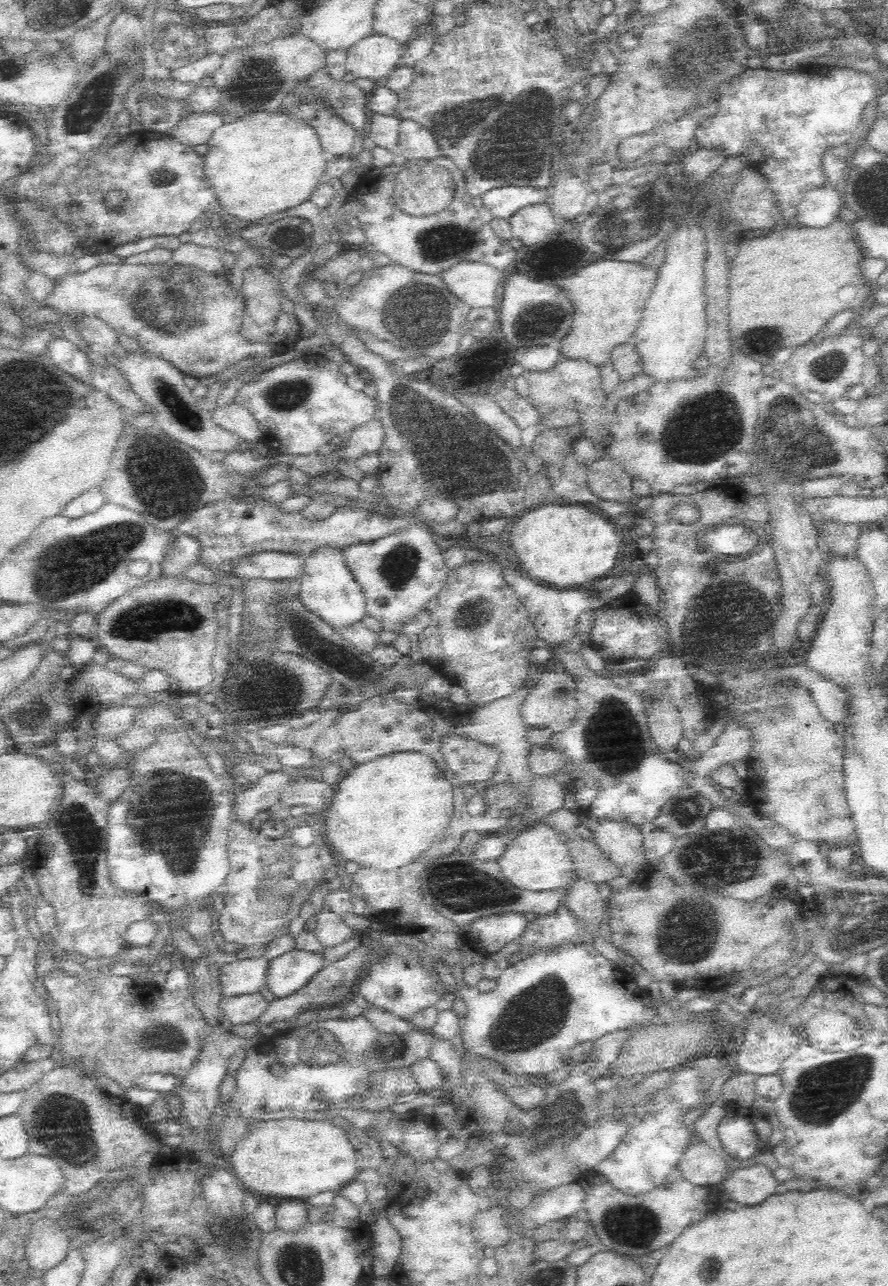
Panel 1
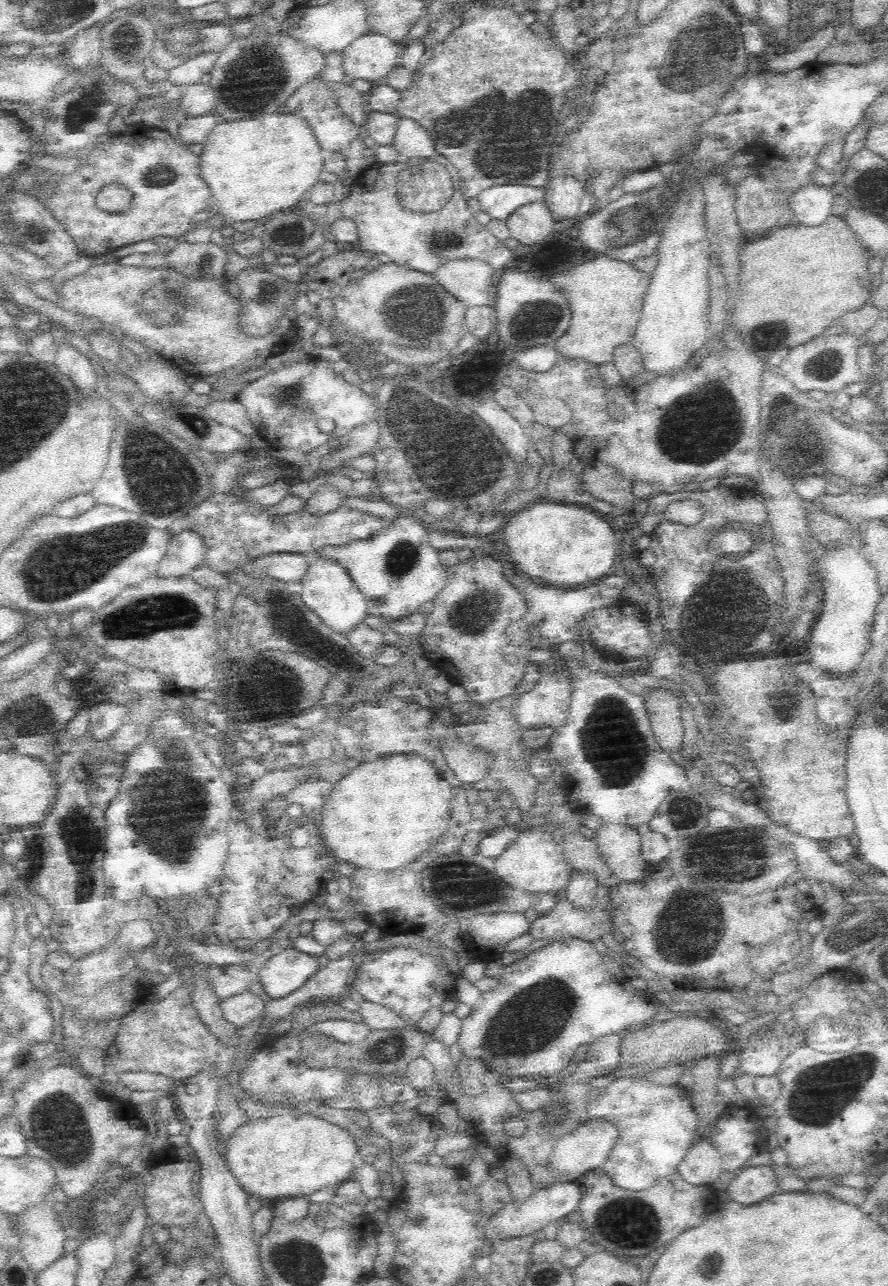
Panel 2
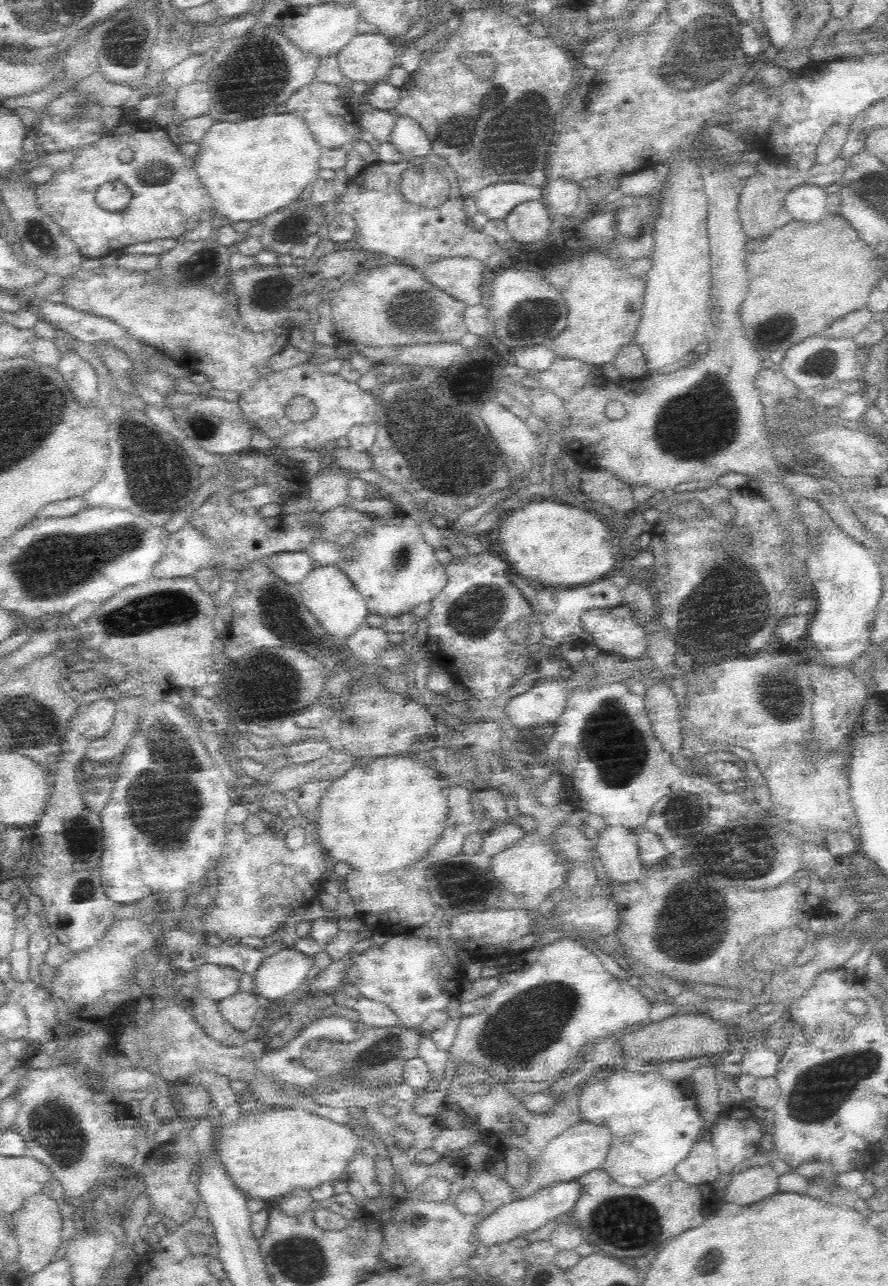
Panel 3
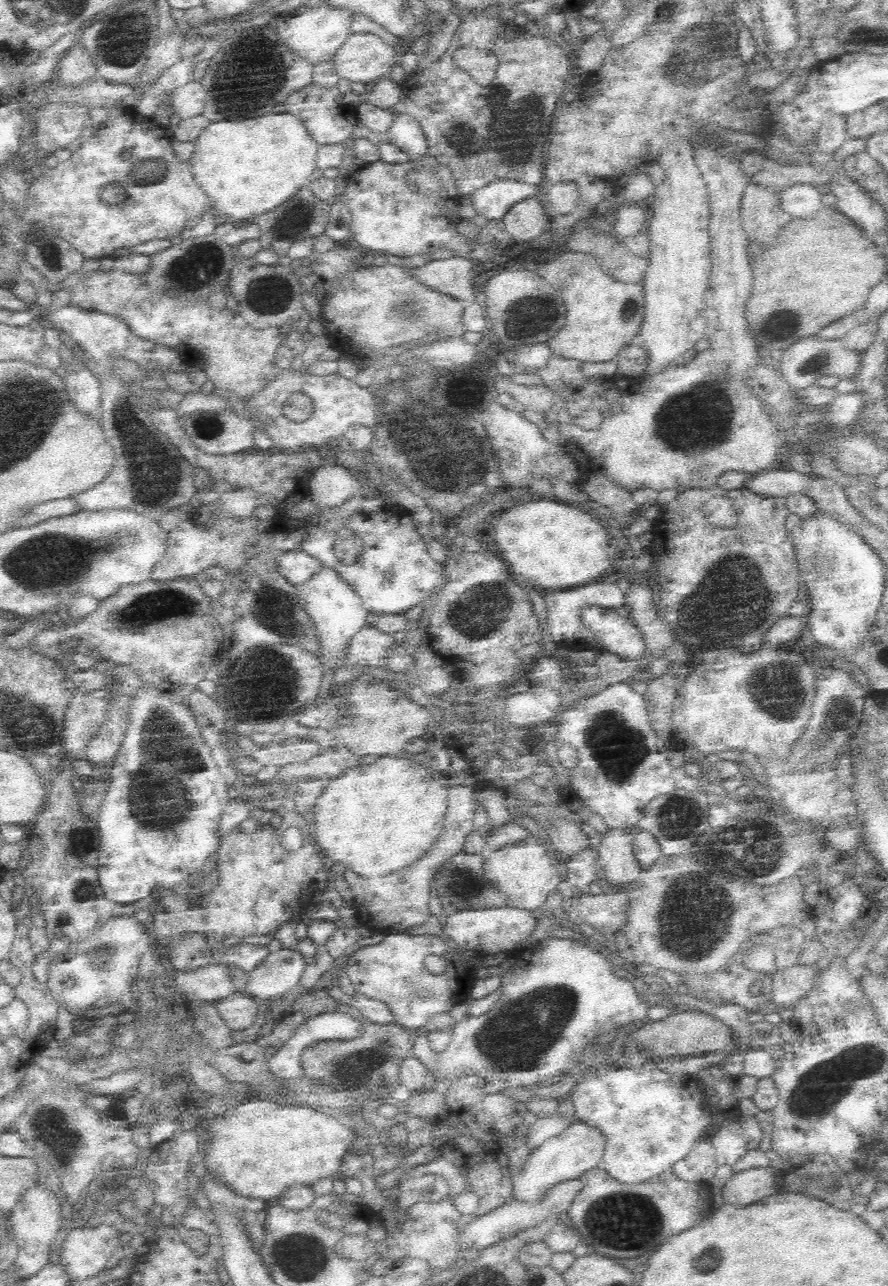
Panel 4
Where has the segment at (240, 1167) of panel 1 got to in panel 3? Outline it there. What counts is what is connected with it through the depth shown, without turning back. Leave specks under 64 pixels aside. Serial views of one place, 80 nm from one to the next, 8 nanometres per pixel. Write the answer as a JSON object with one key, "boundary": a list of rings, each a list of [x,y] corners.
{"boundary":[[[258,1106],[250,1114],[242,1116],[230,1126],[220,1128],[220,1142],[216,1144],[216,1157],[224,1165],[228,1177],[248,1199],[270,1200],[278,1196],[286,1196],[292,1190],[306,1188],[310,1191],[323,1182],[334,1182],[344,1178],[346,1166],[361,1148],[360,1138],[348,1126],[334,1124],[322,1116],[302,1112],[302,1110],[286,1110],[272,1106]]]}

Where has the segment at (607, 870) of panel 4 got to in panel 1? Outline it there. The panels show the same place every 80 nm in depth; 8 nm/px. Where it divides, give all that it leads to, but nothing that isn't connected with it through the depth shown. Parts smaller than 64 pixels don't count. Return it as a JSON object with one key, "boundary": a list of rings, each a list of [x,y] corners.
{"boundary":[[[606,820],[592,831],[598,849],[620,867],[622,876],[632,881],[644,876],[651,867],[645,858],[639,826],[626,821]]]}

